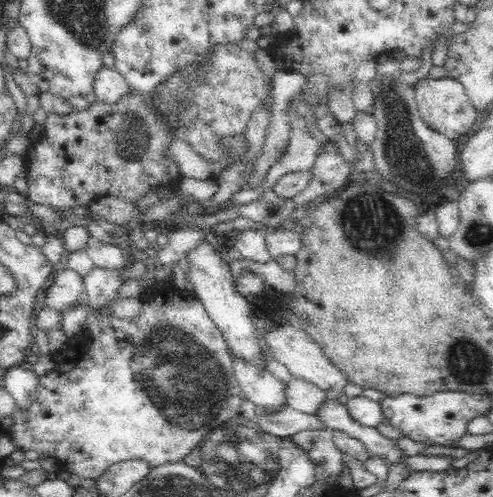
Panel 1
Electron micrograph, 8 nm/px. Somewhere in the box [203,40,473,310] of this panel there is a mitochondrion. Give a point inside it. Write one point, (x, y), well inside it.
(403, 148)

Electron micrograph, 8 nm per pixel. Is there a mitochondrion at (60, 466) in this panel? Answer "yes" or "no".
no

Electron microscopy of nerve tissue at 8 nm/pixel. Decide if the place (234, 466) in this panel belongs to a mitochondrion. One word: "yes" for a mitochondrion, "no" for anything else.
yes

